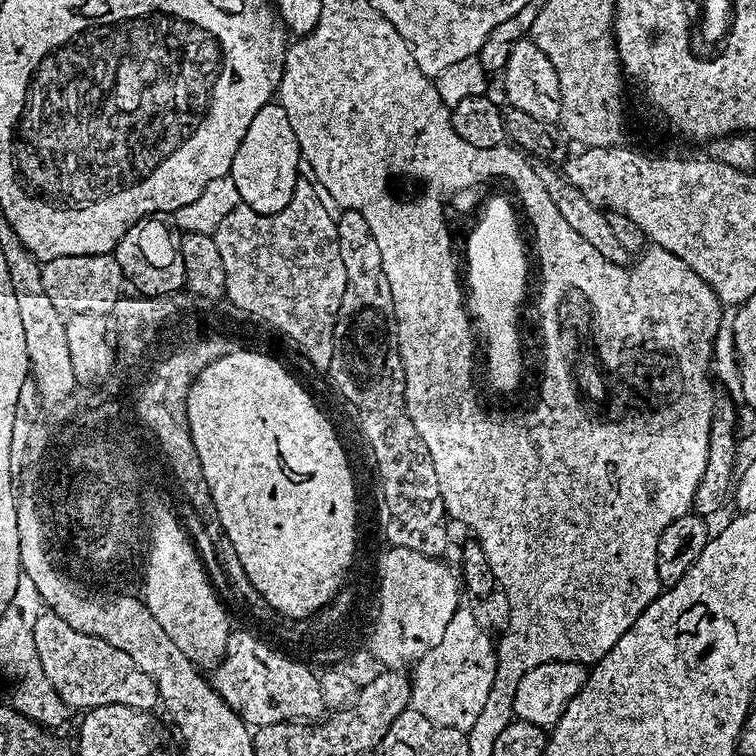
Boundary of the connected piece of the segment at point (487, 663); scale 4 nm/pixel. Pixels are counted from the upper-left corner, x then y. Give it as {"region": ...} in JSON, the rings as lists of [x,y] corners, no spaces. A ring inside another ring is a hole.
{"region":[[[461,606],[446,625],[442,642],[431,648],[415,668],[416,676],[414,672],[411,677],[411,711],[422,714],[422,718],[430,718],[430,722],[438,726],[466,734],[475,720],[485,715],[490,694],[496,688],[498,652],[492,649],[479,618],[467,606]]]}

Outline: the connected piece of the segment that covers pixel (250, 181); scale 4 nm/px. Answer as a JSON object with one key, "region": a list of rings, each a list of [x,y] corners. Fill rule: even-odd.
{"region":[[[269,102],[258,110],[258,114],[254,114],[254,122],[250,122],[250,130],[246,130],[246,138],[242,138],[238,154],[234,154],[230,175],[241,204],[263,216],[281,212],[294,194],[297,179],[301,175],[300,168],[300,147],[284,105]]]}

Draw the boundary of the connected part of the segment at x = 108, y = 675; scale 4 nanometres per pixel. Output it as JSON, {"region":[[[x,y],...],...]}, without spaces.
{"region":[[[51,610],[41,612],[38,622],[34,624],[34,644],[46,678],[50,678],[56,693],[68,704],[69,709],[87,710],[107,704],[121,704],[130,708],[143,709],[145,707],[144,692],[153,691],[152,681],[144,676],[142,670],[138,670],[138,666],[134,666],[134,658],[130,658],[130,654],[122,654],[122,650],[110,646],[110,642],[99,640],[97,636],[74,630],[74,626],[58,618]]]}

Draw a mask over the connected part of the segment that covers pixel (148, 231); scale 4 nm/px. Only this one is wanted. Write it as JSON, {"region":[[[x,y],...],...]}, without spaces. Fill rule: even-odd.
{"region":[[[145,218],[128,225],[122,239],[114,249],[118,266],[125,281],[137,288],[141,297],[171,297],[184,288],[184,259],[180,253],[180,242],[173,225],[164,218]]]}

